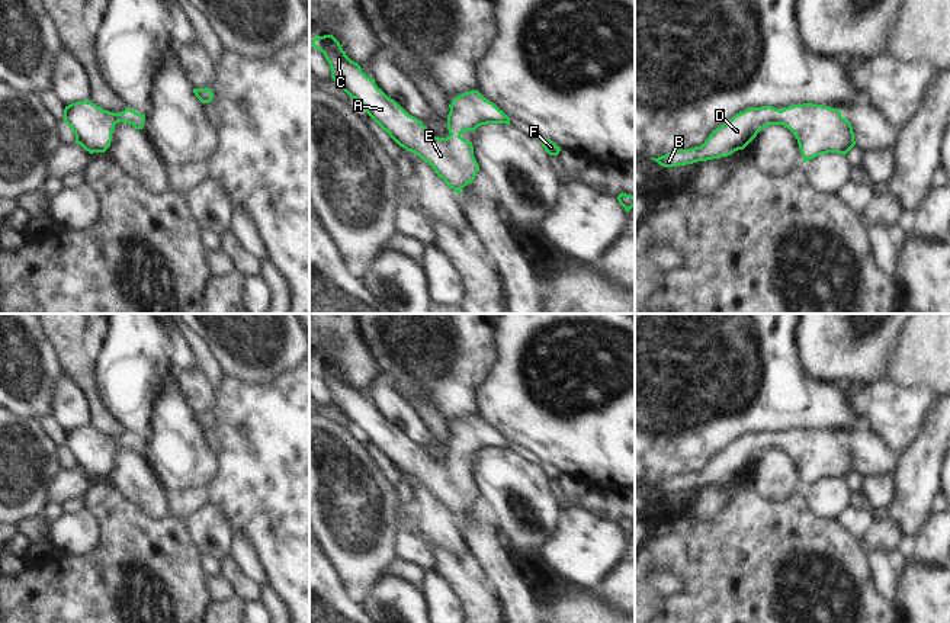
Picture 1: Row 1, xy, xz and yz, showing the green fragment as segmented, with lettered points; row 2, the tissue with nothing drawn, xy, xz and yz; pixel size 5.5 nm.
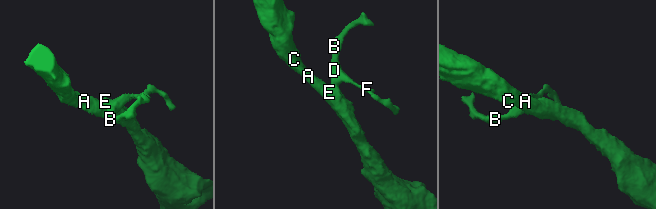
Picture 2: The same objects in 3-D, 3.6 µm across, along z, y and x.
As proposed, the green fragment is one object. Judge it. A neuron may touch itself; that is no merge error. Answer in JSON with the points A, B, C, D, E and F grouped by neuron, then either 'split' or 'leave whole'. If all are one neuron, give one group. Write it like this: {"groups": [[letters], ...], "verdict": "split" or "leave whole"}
{"groups": [["A", "B", "C", "D", "E", "F"]], "verdict": "leave whole"}

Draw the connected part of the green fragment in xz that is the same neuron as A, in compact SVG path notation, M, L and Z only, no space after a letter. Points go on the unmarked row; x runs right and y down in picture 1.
M315 360L312 372L321 376L331 394L331 402L356 424L368 440L402 473L415 478L429 488L436 500L458 520L474 507L479 489L474 482L472 468L460 462L487 449L510 450L510 443L478 415L459 420L449 430L449 462L431 460L421 446L408 440L394 424L388 423L368 402L360 391L352 386L333 360Z

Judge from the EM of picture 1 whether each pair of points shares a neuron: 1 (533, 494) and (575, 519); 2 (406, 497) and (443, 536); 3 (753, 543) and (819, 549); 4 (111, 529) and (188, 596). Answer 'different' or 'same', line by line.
1: different
2: different
3: same
4: same

